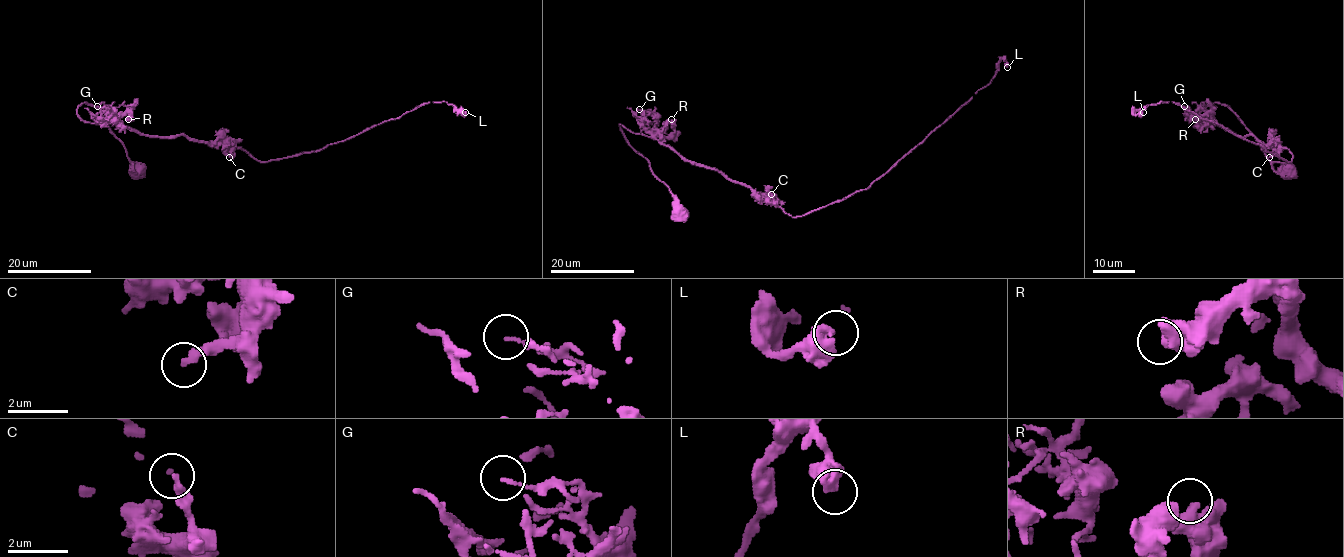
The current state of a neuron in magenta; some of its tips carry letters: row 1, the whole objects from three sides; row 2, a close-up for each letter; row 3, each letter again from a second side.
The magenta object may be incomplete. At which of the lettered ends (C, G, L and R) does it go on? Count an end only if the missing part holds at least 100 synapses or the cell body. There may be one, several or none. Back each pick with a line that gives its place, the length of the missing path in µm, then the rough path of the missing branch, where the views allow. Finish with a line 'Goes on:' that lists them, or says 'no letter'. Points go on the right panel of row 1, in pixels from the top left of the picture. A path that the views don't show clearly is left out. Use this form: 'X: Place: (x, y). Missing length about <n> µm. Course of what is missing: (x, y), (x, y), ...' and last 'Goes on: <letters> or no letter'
Goes on: no letter

